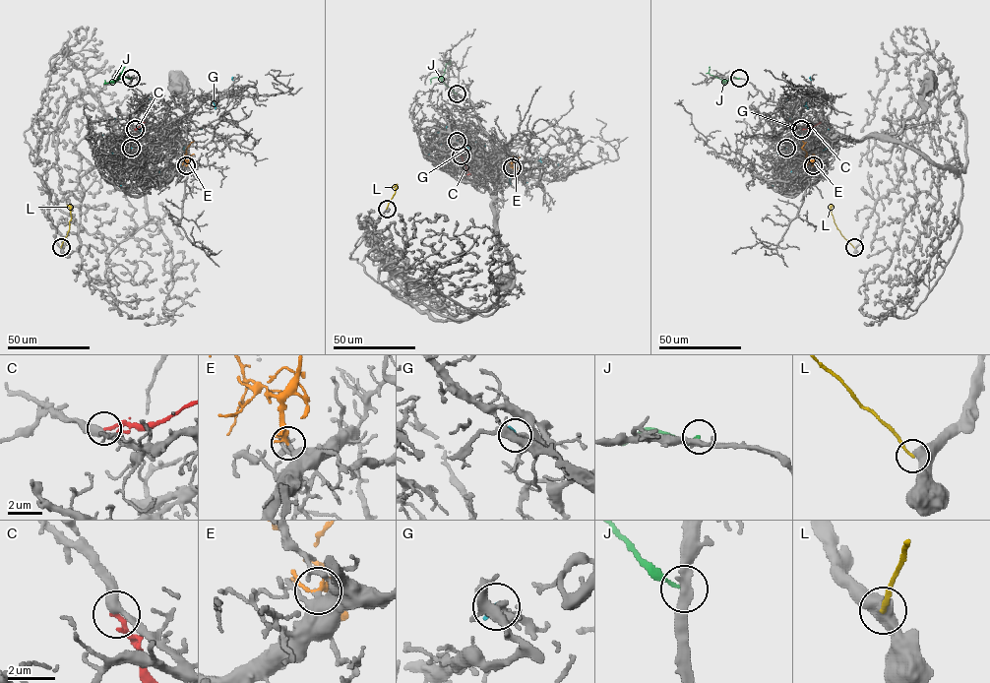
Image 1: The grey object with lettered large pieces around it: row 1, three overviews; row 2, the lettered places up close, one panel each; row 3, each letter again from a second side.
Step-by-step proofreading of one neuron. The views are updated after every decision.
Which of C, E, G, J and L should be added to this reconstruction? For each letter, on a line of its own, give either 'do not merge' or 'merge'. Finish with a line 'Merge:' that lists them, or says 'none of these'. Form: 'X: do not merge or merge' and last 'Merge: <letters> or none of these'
C: do not merge
E: merge
G: do not merge
J: do not merge
L: do not merge
Merge: E

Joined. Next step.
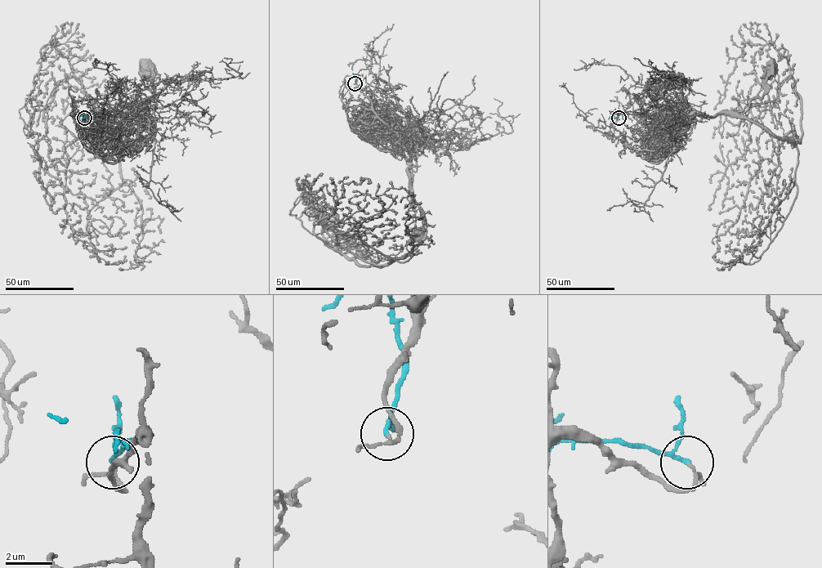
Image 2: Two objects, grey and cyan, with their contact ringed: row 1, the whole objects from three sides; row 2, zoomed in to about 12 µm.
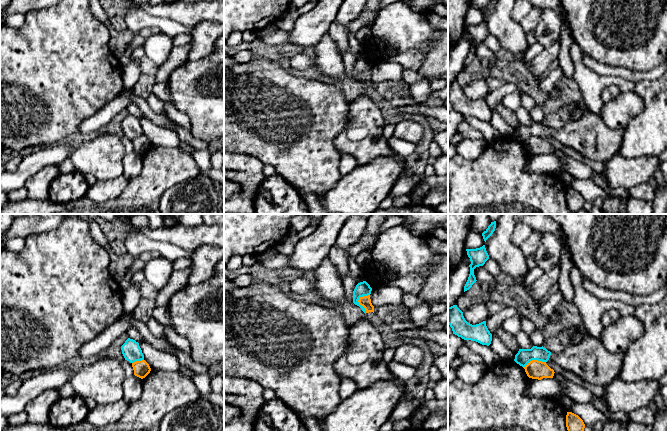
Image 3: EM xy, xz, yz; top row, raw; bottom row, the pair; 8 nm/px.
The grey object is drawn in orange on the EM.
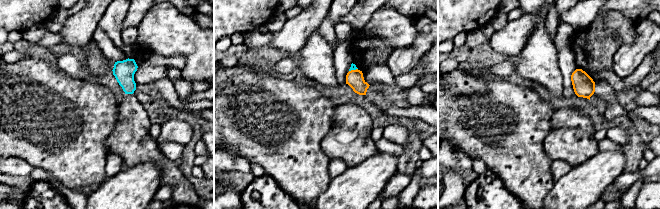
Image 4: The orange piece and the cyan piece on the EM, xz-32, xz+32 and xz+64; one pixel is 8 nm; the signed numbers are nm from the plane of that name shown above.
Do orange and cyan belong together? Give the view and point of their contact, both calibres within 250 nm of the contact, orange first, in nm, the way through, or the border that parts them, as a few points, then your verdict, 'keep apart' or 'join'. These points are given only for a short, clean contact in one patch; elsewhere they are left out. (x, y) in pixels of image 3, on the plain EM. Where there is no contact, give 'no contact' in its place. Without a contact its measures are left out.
contact xz (358, 76); calibres 90 and 110 nm; border xz (369, 70), (361, 72), (358, 76), (366, 88); keep apart

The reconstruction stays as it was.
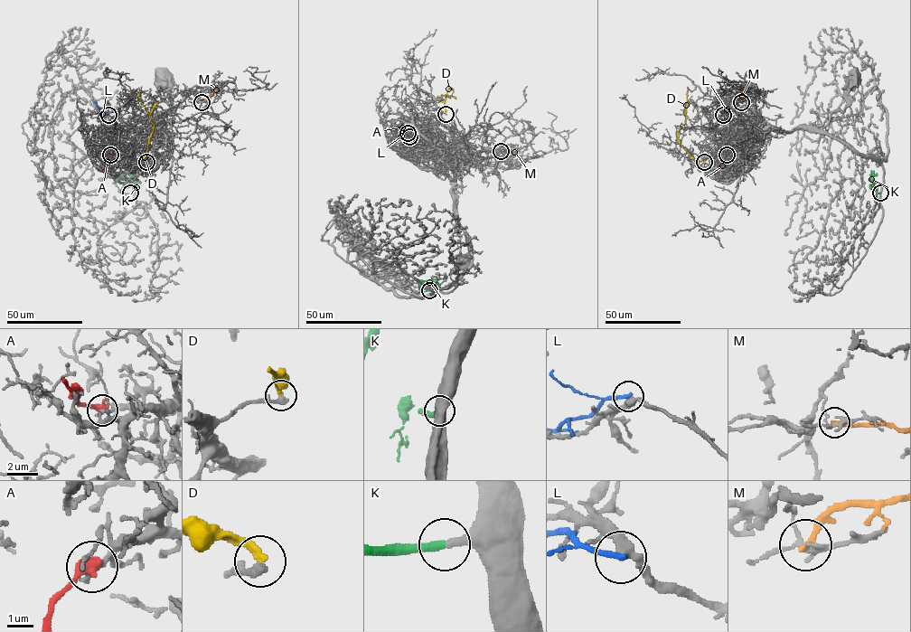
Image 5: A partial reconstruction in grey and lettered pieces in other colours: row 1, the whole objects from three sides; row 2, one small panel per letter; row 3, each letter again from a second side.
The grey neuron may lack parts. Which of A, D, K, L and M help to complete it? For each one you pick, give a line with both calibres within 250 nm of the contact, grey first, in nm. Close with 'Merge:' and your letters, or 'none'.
K: Thickness 280 nm (grey) against 320 nm
Merge: K

